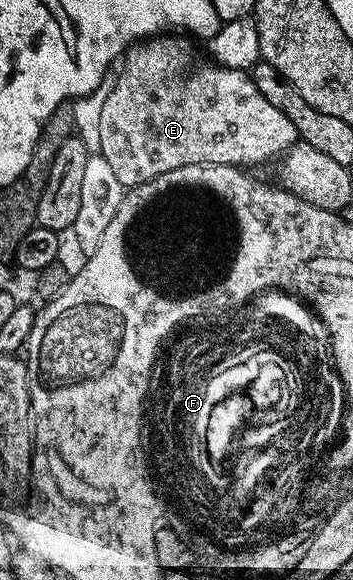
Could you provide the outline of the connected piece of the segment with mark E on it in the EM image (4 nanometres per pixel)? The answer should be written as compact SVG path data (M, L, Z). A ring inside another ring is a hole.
M153 36L128 47L122 58L124 71L100 106L100 119L96 122L96 134L100 137L98 153L125 188L140 186L174 168L194 164L252 168L248 166L279 159L298 141L294 124L258 92L249 71L215 64L196 66L196 54L187 40L184 36Z

